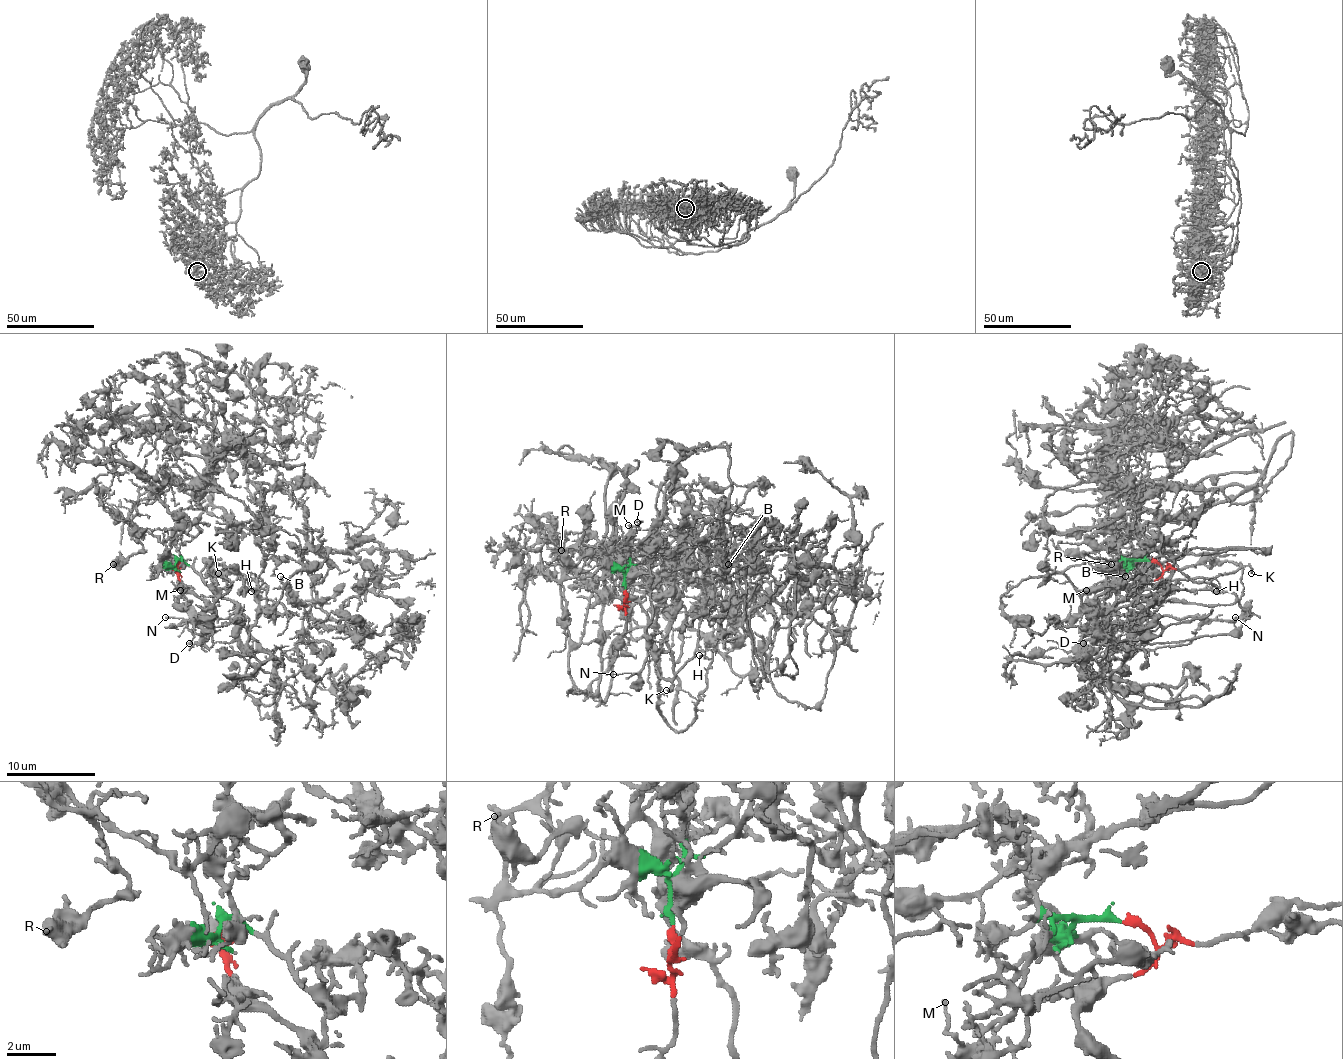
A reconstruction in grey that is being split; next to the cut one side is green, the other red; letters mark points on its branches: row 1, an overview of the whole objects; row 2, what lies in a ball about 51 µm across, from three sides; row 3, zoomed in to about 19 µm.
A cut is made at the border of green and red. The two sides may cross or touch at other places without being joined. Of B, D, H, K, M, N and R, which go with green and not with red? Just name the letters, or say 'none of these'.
B, H, K, R

